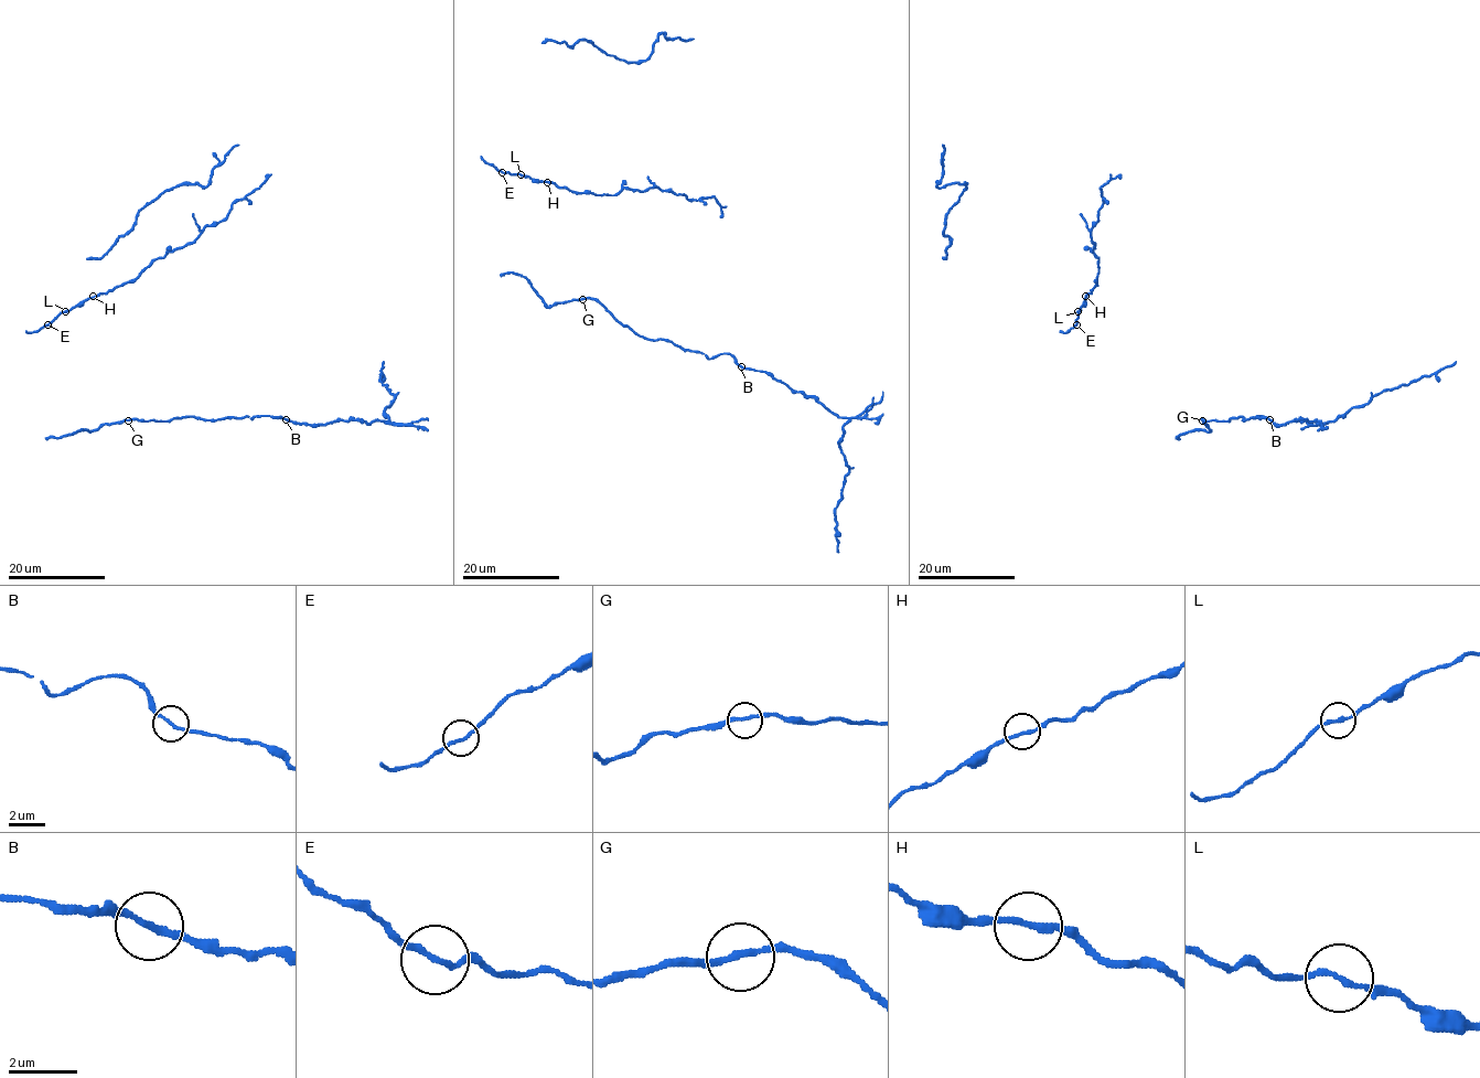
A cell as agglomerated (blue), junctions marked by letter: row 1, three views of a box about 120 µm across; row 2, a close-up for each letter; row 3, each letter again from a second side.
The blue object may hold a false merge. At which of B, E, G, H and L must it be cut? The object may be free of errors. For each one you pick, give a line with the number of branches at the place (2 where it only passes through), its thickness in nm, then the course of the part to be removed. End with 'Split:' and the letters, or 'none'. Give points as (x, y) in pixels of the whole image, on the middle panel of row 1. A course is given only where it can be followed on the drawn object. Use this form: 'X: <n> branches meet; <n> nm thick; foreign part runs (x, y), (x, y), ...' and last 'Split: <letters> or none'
B: 2 branches meet; 160 nm thick; foreign part runs (741, 366), (769, 373), (793, 391), (813, 395), (848, 419), (839, 441), (849, 469), (835, 510), (838, 552)
Split: B

